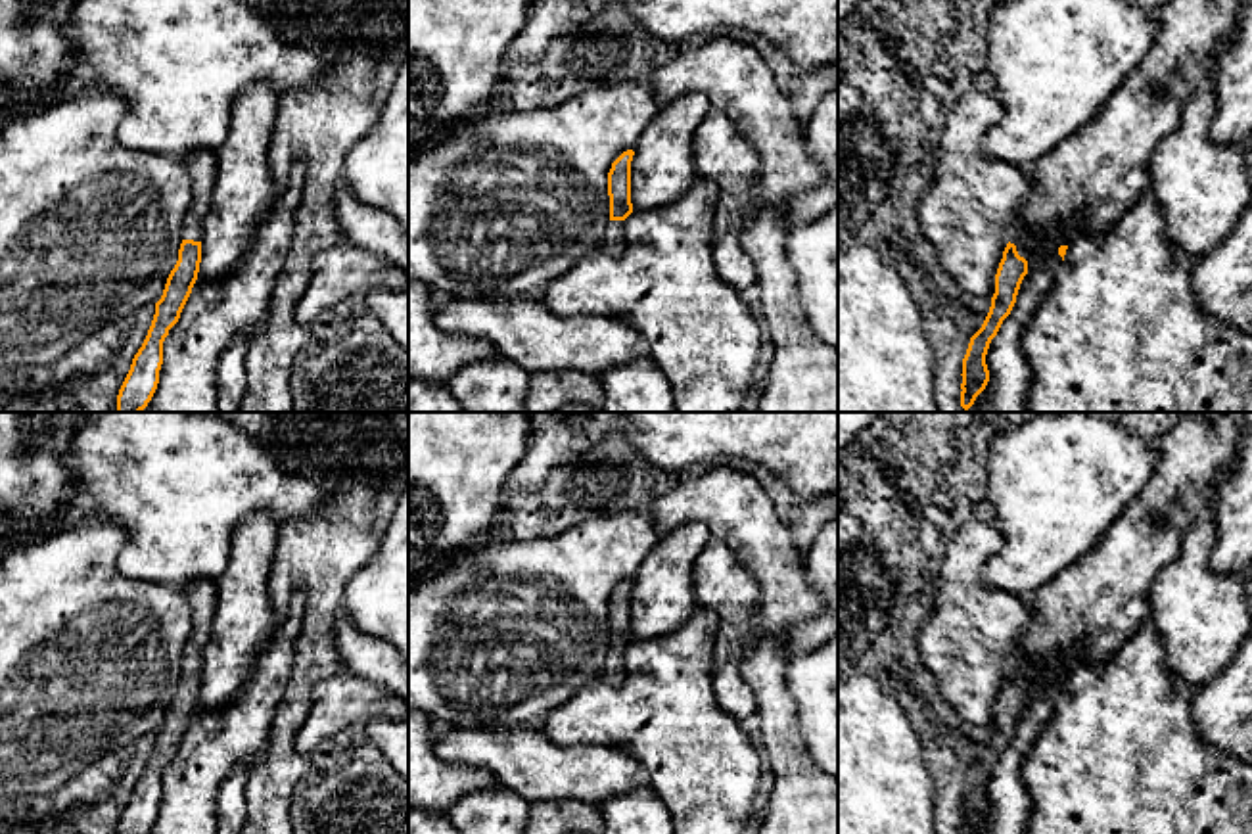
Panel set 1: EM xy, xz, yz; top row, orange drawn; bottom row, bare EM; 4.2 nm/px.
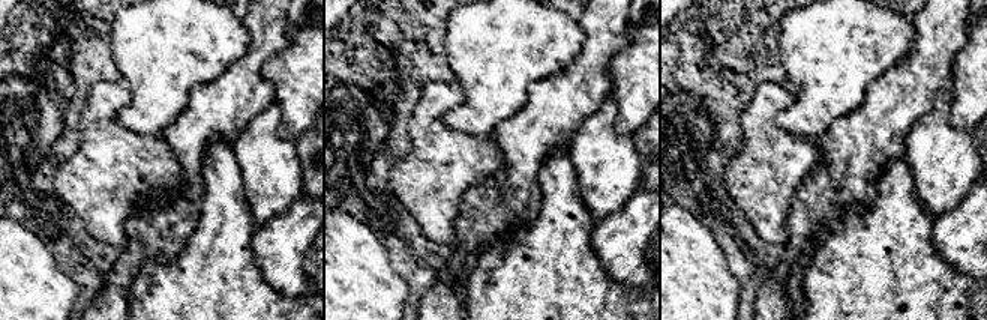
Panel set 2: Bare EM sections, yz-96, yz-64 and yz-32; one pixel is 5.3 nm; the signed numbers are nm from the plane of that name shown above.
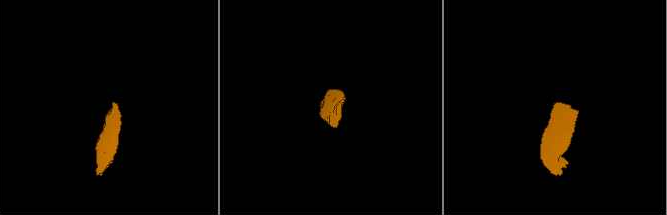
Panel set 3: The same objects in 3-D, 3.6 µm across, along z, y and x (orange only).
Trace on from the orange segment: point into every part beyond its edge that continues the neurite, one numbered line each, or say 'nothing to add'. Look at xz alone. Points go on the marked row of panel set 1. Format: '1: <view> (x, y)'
1: xz (614, 244)

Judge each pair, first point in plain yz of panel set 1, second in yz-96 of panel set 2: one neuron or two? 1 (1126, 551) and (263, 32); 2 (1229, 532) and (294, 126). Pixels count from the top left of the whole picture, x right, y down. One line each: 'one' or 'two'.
1: one
2: one

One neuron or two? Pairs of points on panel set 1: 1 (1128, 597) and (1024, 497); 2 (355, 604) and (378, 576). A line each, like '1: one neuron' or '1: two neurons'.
1: two neurons
2: one neuron

